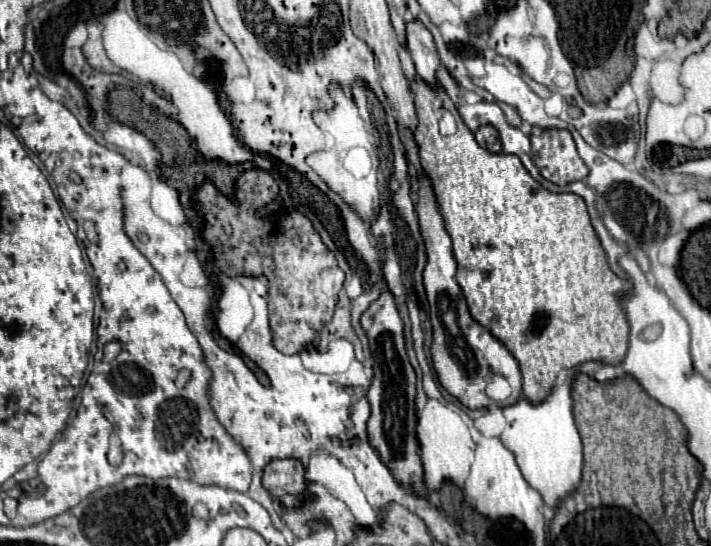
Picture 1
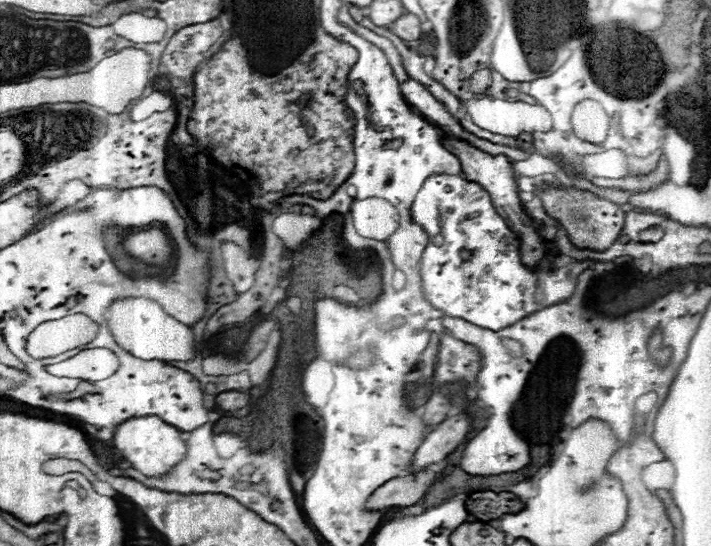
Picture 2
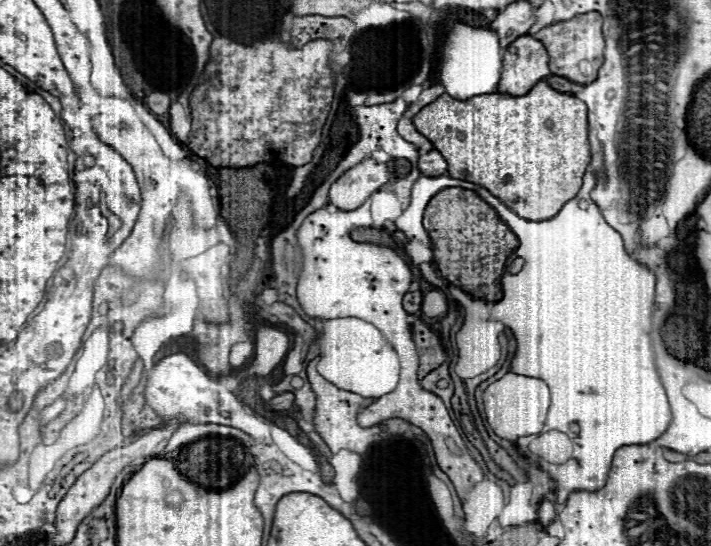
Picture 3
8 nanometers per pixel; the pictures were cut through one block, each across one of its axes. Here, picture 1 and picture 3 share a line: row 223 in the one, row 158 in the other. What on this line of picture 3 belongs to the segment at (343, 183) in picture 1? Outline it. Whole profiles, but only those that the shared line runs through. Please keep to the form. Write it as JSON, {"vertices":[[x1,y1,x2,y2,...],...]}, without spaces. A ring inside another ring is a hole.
{"vertices":[[374,158,362,160,330,186,330,204,340,210,354,210,362,206,374,192,378,192,388,178,390,172,386,164,380,164]]}

